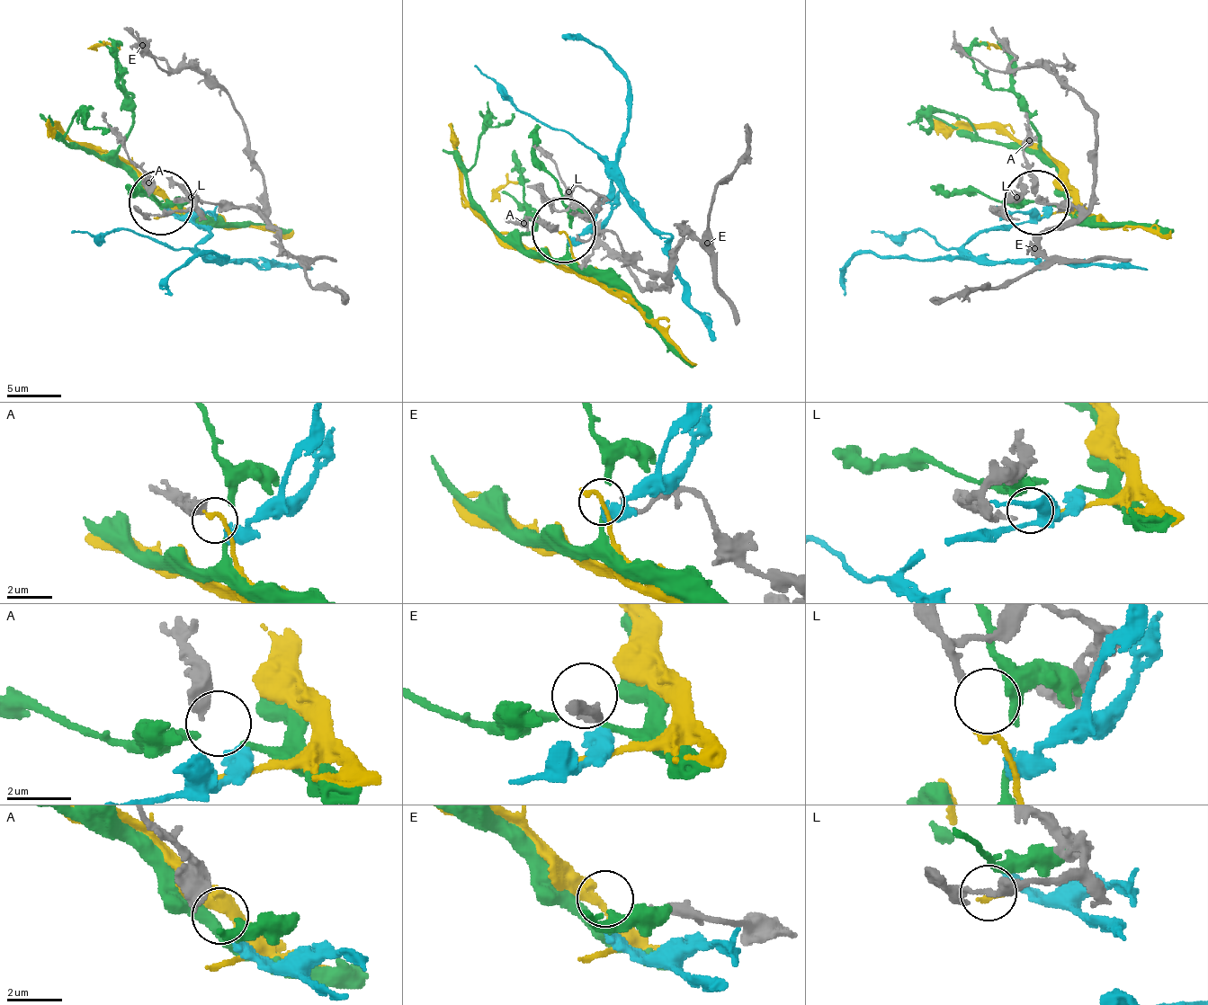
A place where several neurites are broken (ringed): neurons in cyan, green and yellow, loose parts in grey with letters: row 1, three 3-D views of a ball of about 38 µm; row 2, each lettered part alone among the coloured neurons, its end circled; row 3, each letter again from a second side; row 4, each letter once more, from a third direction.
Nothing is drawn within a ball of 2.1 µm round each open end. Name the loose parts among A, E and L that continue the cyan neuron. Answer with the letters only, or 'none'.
A

